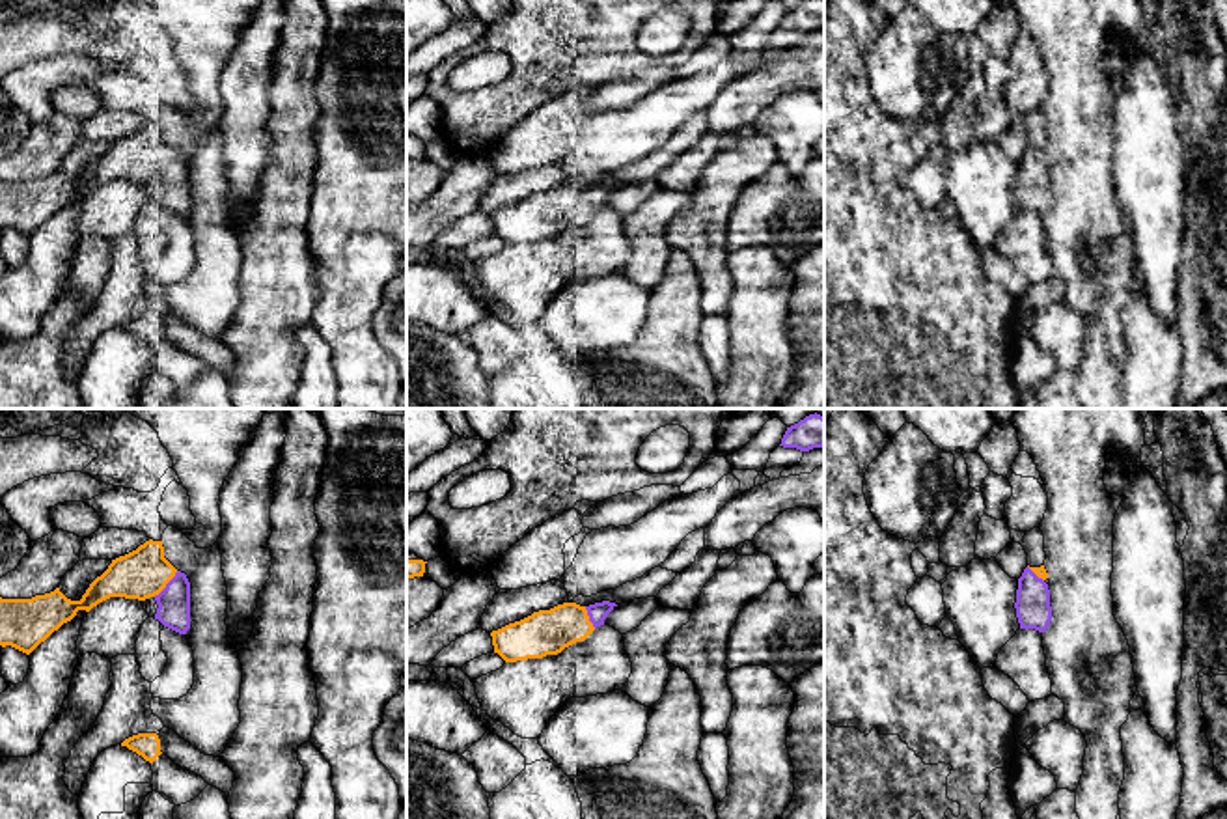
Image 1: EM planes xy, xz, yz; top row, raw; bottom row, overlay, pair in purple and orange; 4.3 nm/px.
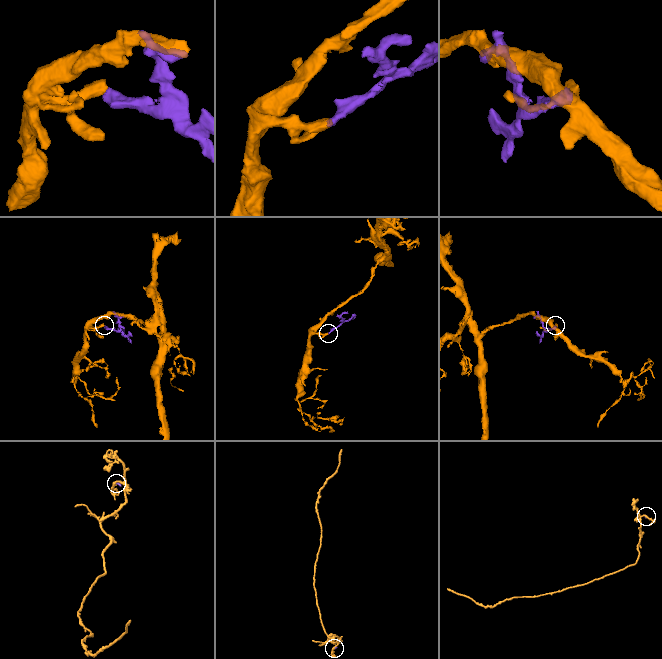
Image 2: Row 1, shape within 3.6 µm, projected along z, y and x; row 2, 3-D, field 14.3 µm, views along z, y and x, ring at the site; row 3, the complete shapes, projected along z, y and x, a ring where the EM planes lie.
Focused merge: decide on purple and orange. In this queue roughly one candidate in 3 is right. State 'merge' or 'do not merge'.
merge

